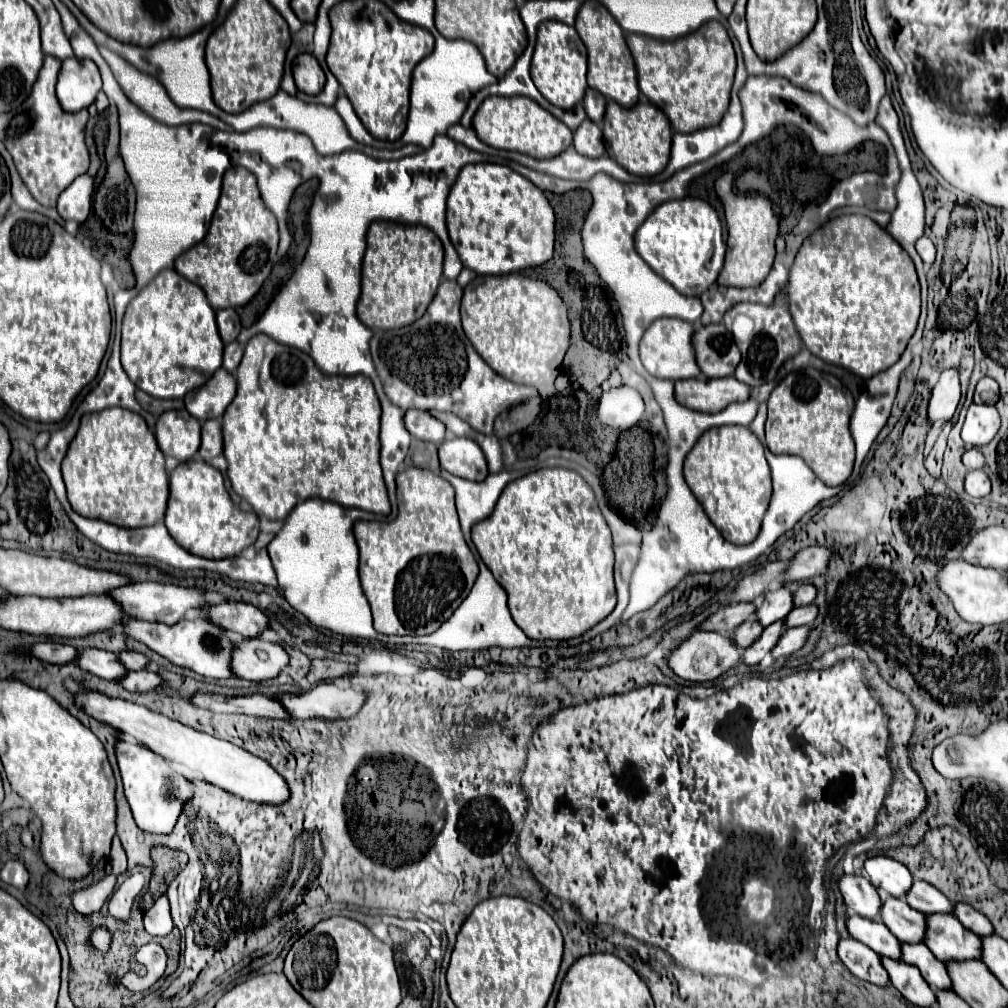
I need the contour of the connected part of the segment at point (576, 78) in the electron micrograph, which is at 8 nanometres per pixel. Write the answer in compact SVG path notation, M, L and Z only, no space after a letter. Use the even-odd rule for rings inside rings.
M544 22L538 28L538 40L536 40L536 50L532 56L532 80L536 84L536 88L540 90L540 94L554 106L568 110L574 108L578 102L582 102L584 94L586 94L586 48L580 42L576 30L568 24L562 22ZM568 40L576 42L576 48L570 48Z

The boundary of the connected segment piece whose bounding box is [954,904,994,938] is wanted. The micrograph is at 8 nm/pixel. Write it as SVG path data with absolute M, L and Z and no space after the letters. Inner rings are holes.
M954 904L954 916L956 916L968 930L972 930L974 934L978 934L980 938L986 938L986 936L992 936L992 934L994 934L994 928L992 928L990 920L988 920L982 912L970 908L968 904Z

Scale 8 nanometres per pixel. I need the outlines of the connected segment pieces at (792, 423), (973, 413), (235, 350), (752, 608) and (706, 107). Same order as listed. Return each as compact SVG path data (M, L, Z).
M816 368L790 372L770 394L766 446L774 454L796 454L828 486L840 486L854 468L854 440L848 430L854 398L842 382Z
M972 404L962 426L962 440L972 446L984 446L990 444L990 440L998 434L998 428L1000 416L996 406Z
M230 342L224 348L224 368L234 374L236 368L238 368L238 364L240 364L240 360L242 360L242 354L244 354L242 346L238 342Z
M738 602L732 604L728 608L722 608L720 612L716 612L714 616L710 616L704 624L702 630L714 630L714 632L724 632L724 634L732 634L736 632L736 628L746 622L750 616L754 616L756 612L756 604L752 602Z
M718 20L670 42L640 34L626 34L626 42L636 62L640 92L668 116L676 132L690 134L722 120L730 102L736 54L726 28Z

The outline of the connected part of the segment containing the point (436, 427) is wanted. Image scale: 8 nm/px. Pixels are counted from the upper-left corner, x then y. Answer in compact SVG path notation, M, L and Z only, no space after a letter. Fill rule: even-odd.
M408 410L404 416L404 422L406 422L406 428L410 430L410 434L418 440L442 444L444 436L446 436L446 426L440 420L436 420L434 416L430 416L428 412Z

